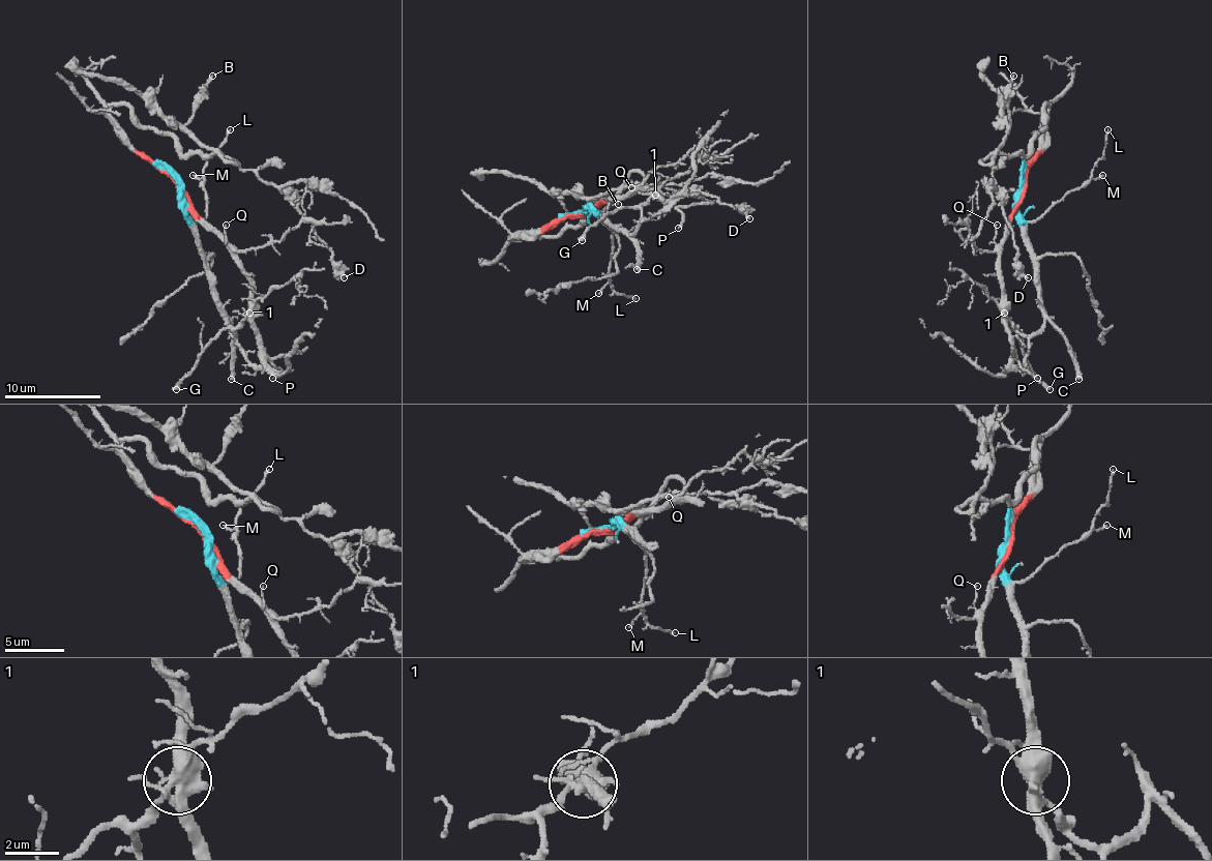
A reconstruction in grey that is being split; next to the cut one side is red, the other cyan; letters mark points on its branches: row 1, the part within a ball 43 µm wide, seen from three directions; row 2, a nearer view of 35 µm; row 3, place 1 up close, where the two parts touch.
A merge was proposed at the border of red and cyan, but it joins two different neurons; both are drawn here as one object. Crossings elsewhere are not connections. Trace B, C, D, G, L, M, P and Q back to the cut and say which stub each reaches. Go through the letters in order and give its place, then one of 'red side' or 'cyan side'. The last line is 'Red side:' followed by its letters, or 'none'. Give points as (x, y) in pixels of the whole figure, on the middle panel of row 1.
B: at (618, 204); red side
C: at (637, 269); cyan side
D: at (749, 218); red side
G: at (582, 240); cyan side
L: at (636, 298); cyan side
M: at (598, 293); cyan side
P: at (678, 228); red side
Q: at (631, 187); red side
Red side: B, D, P, Q

